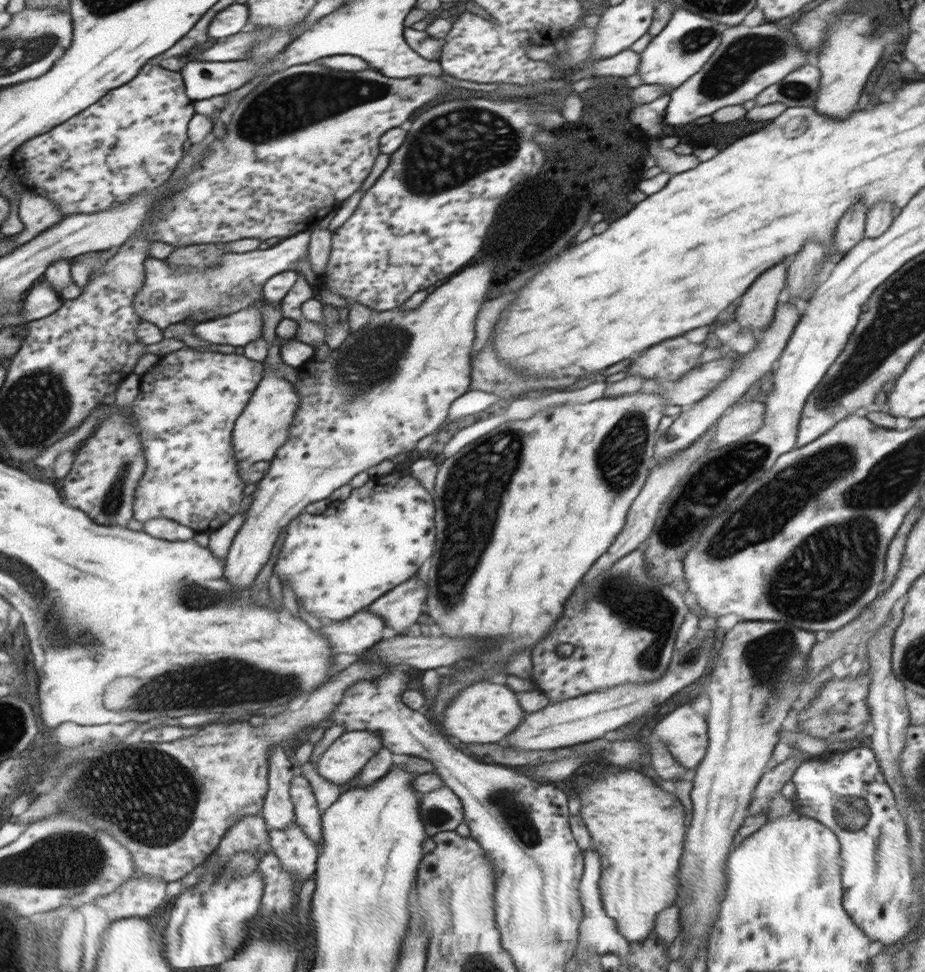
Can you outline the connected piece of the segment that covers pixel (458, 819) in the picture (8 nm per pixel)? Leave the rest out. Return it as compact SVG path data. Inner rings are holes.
M443 786L419 797L418 812L430 838L442 832L455 831L464 821L462 803L451 788Z

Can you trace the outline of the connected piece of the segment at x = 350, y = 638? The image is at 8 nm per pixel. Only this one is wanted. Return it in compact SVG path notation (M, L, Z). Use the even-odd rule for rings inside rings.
M367 608L348 618L346 622L336 622L322 628L322 636L330 642L332 654L360 654L374 646L382 638L385 622L381 616L372 614Z

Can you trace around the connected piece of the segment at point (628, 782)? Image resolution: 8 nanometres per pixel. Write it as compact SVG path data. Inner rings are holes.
M622 769L618 773L605 773L604 770L599 776L593 776L589 780L586 780L584 786L580 786L578 788L578 794L576 794L580 800L580 818L582 818L582 822L586 824L586 828L588 828L588 832L592 838L592 849L594 849L601 858L600 866L602 866L602 875L600 875L598 887L600 888L604 910L610 918L615 920L618 933L626 938L626 941L630 944L646 941L650 934L653 933L658 913L662 912L665 908L676 904L678 883L677 872L683 855L683 849L685 848L685 837L687 834L686 826L684 826L684 821L686 821L686 810L684 810L683 802L678 800L678 795L673 790L668 794L668 788L662 788L660 784L652 782L648 776L650 776L650 774L644 776L644 772L640 774L640 772L632 772L632 770L628 769Z

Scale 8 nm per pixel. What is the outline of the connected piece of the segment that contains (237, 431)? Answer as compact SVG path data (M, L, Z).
M270 346L268 357L262 362L267 374L233 428L234 458L237 458L239 464L239 475L250 484L265 476L272 459L277 456L277 450L289 439L289 428L299 407L298 392L280 369L283 365L280 350L278 346Z

